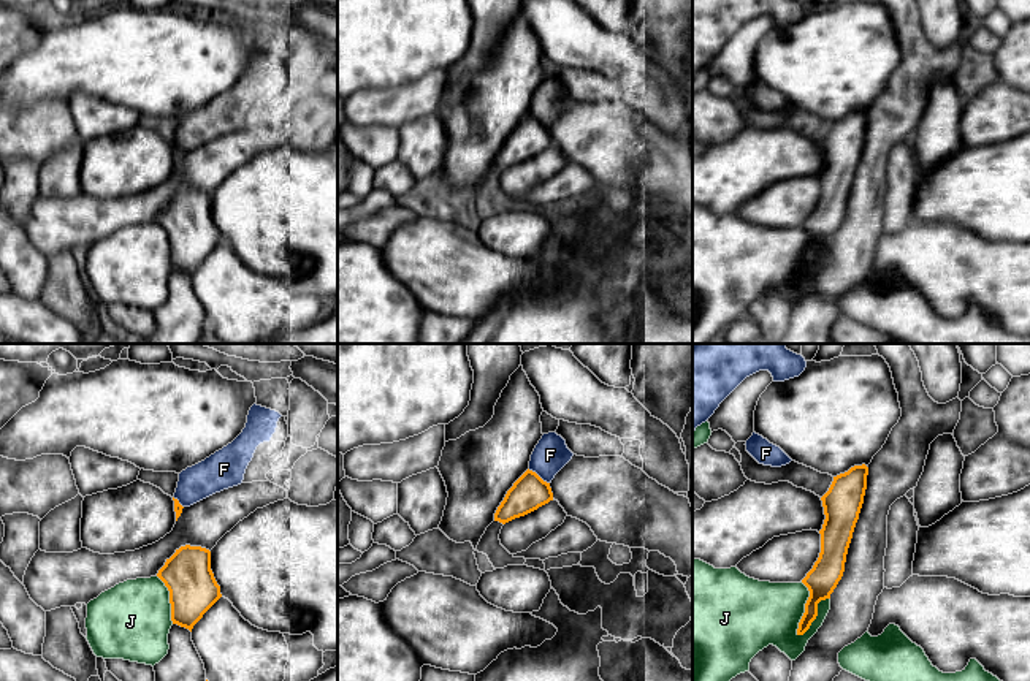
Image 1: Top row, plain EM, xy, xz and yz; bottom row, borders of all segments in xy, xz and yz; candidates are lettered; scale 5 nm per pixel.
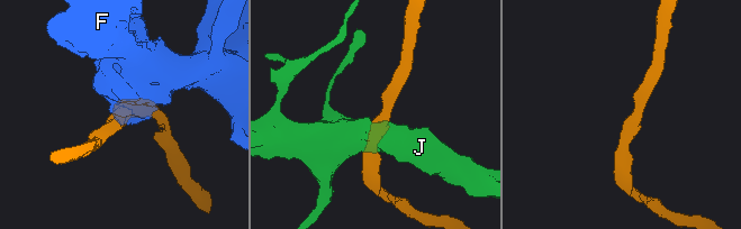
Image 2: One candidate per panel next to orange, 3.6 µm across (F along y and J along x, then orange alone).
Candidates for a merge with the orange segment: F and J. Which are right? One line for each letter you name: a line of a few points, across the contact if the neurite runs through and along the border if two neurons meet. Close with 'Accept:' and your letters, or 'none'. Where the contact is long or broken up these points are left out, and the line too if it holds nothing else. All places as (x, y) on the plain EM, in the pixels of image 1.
Accept: none

